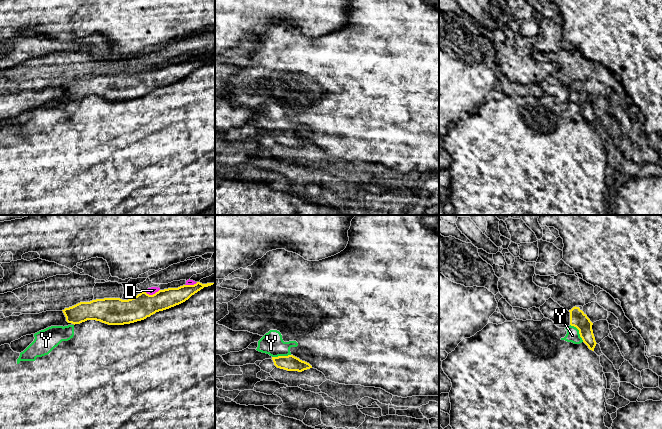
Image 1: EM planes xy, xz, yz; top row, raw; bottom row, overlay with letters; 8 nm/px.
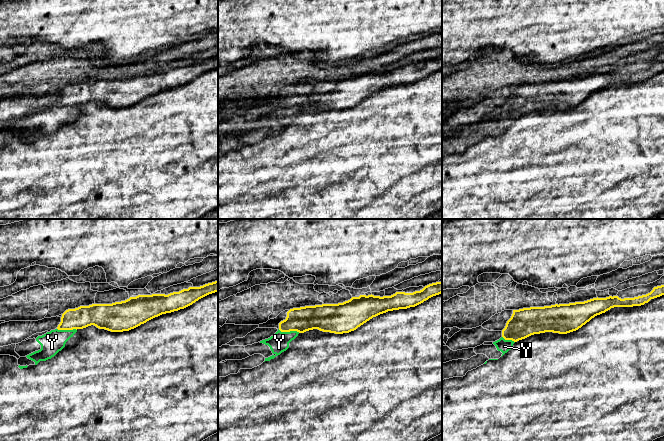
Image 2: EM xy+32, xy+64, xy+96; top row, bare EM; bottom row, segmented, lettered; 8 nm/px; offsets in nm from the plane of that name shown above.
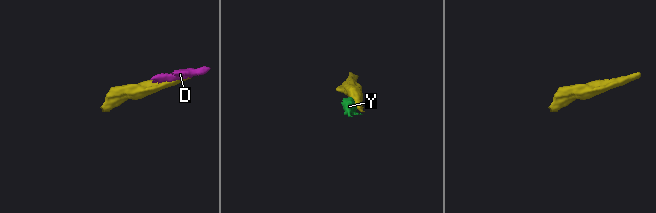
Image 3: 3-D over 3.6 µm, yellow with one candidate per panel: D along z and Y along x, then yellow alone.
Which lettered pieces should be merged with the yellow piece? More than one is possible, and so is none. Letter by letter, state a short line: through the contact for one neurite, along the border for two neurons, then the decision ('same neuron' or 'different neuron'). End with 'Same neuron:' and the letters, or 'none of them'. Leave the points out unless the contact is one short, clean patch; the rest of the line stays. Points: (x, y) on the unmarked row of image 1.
D: xy (159, 65), (152, 70), (145, 68) | different neuron
Y: yz (578, 95), (579, 108), (572, 111) | same neuron
Same neuron: Y

